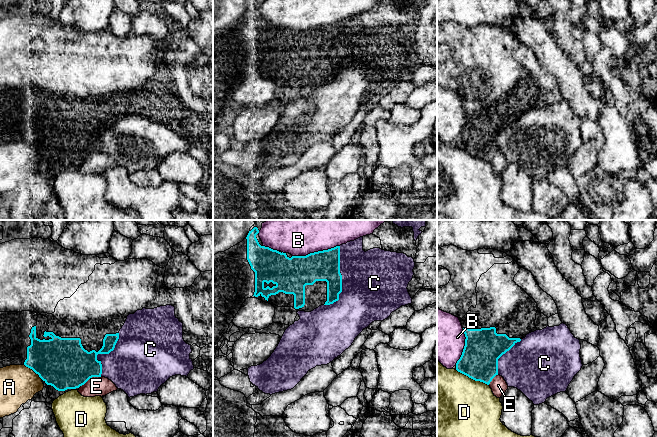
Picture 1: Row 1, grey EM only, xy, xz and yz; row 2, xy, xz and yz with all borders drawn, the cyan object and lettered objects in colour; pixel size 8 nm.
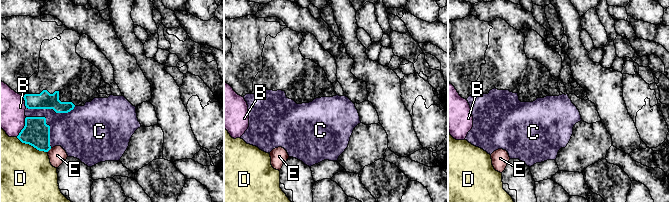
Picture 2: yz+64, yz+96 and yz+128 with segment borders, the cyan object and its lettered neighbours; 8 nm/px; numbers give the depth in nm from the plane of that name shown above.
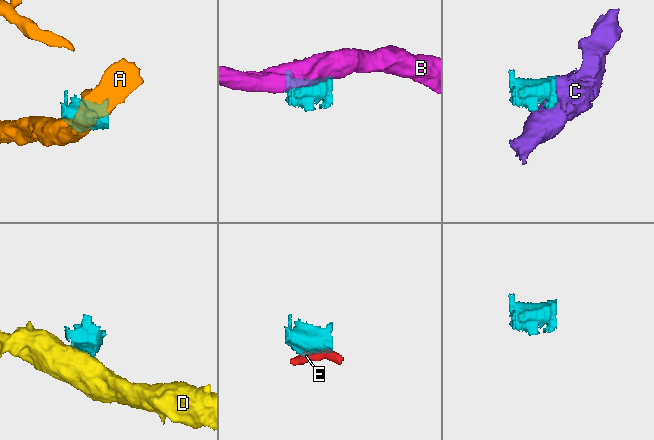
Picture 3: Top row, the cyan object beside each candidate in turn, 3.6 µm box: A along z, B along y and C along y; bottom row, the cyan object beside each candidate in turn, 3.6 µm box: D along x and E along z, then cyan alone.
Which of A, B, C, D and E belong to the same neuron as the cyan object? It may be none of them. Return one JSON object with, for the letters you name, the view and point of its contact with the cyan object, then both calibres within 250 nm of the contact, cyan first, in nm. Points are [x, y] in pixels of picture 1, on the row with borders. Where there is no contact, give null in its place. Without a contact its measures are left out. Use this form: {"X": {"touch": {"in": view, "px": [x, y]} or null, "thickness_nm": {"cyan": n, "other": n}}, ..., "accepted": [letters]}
{"C": {"touch": {"in": "xz", "px": [341, 280]}, "thickness_nm": {"cyan": 240, "other": 500}}, "accepted": ["C"]}

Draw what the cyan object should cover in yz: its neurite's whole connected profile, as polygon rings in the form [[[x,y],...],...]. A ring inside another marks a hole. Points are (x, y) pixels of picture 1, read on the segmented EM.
[[[564,323],[536,330],[525,338],[497,334],[495,327],[463,328],[465,346],[456,370],[490,384],[496,375],[520,390],[534,405],[566,392],[583,364],[580,340]]]

